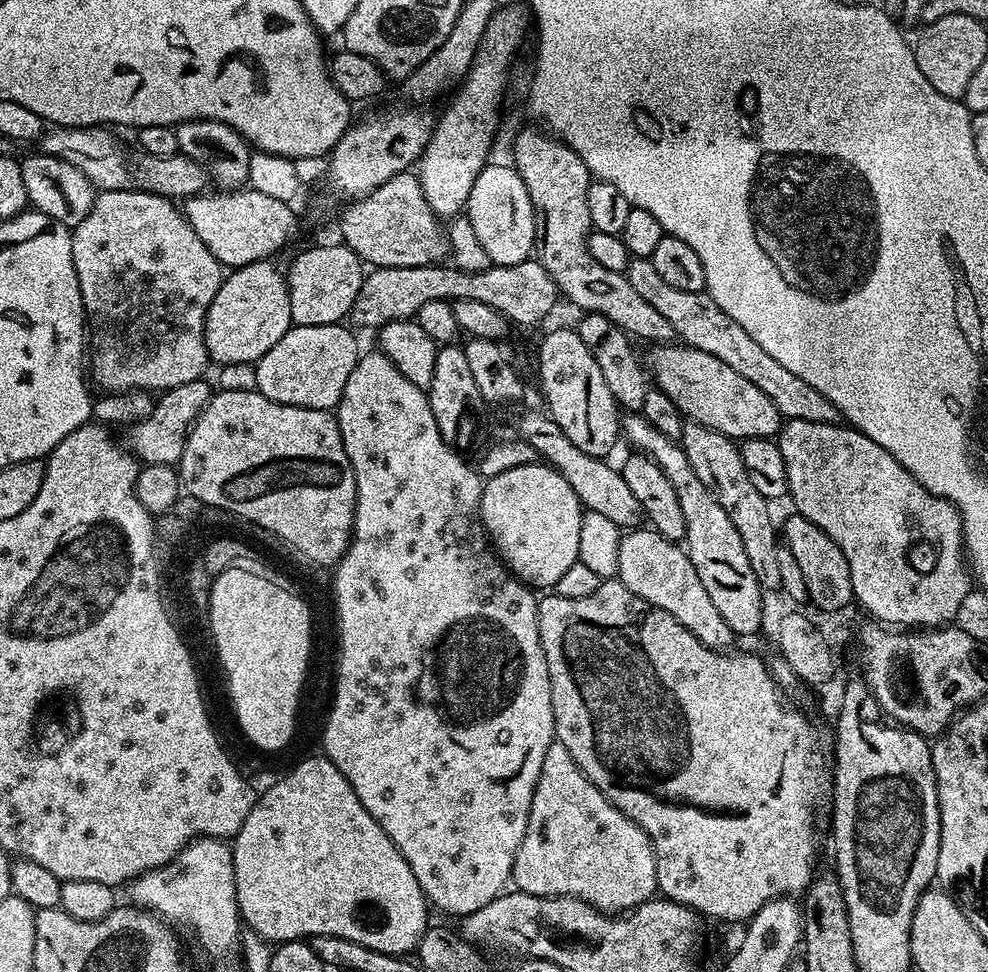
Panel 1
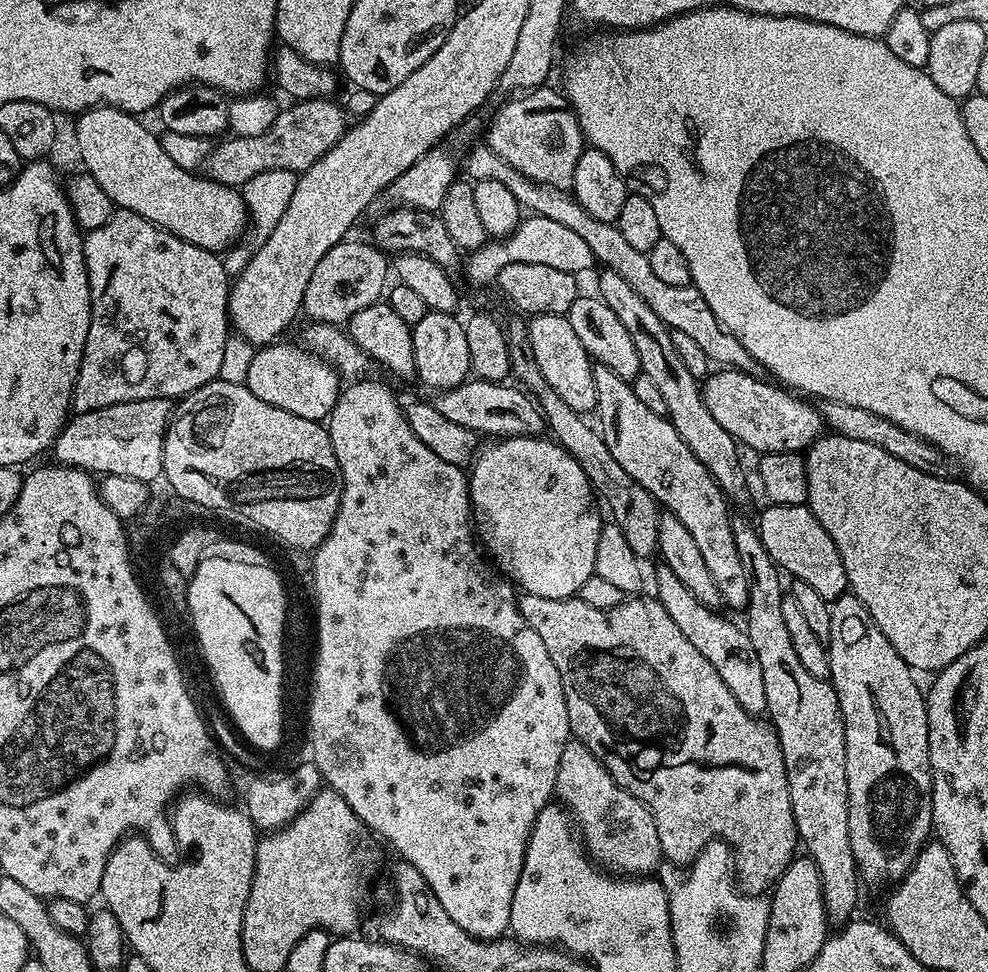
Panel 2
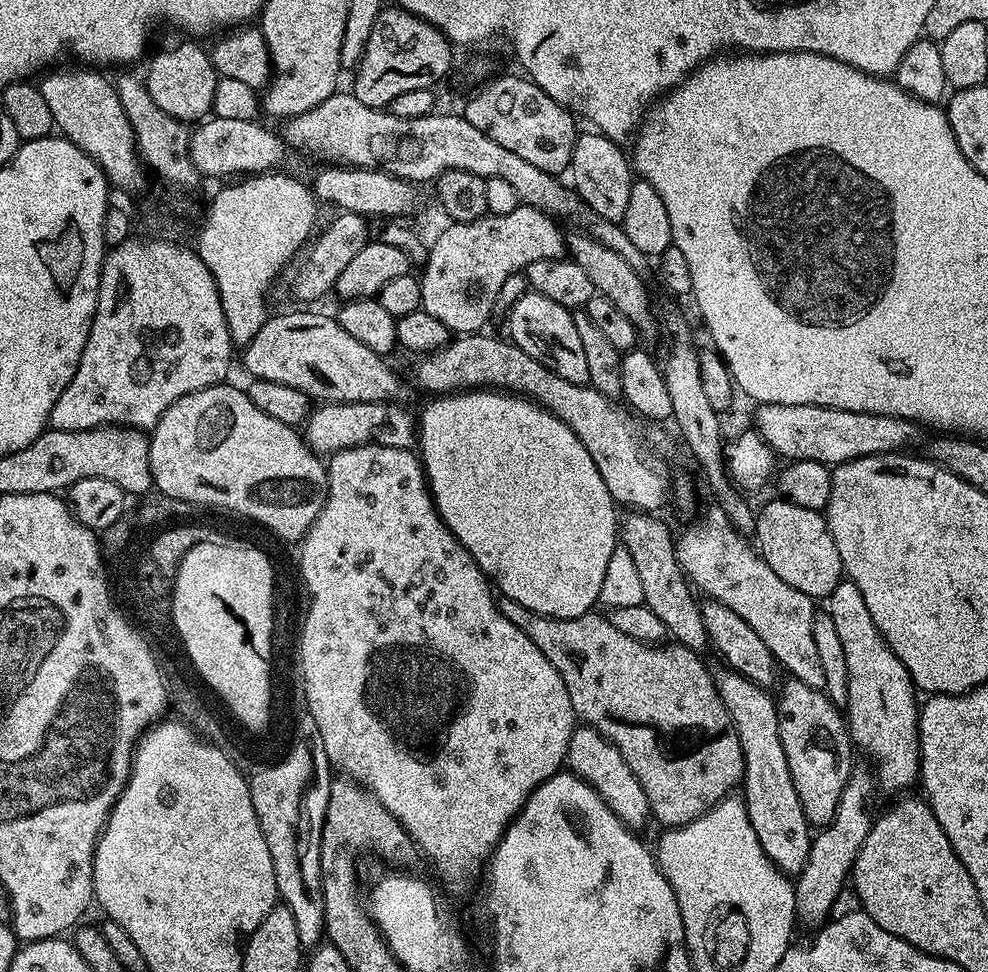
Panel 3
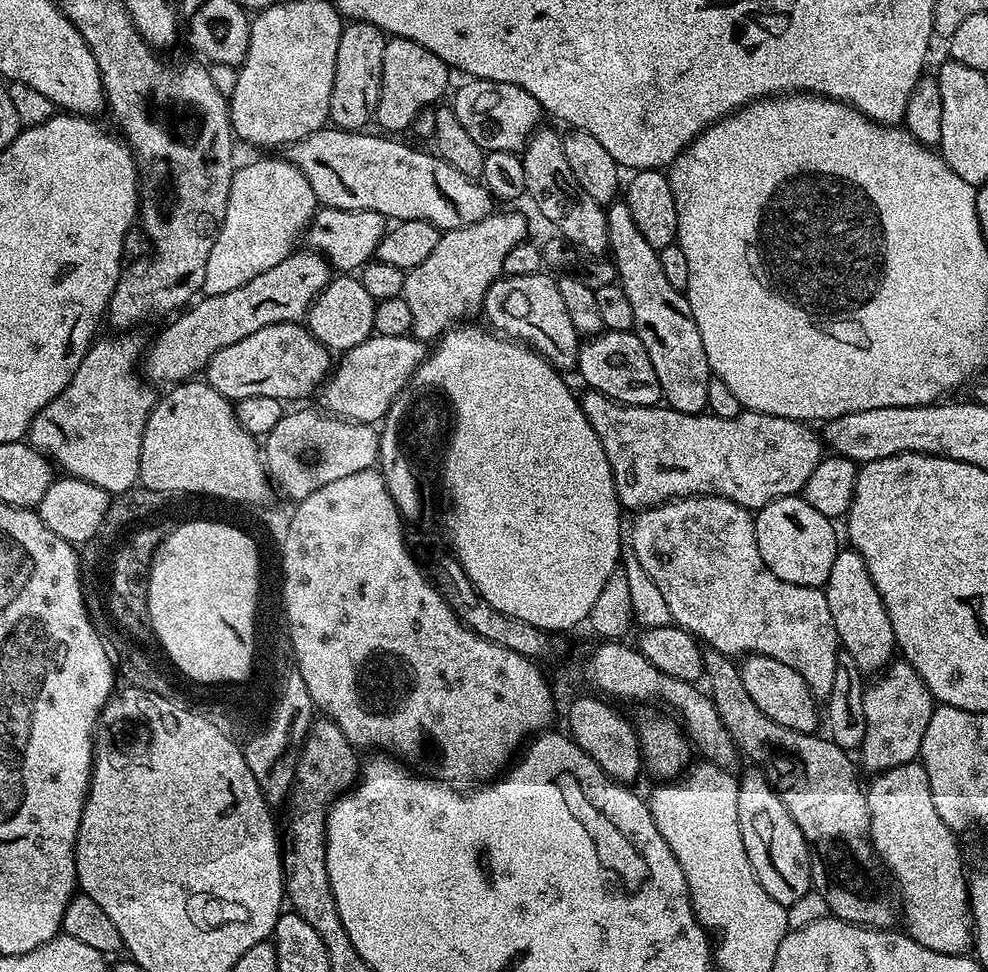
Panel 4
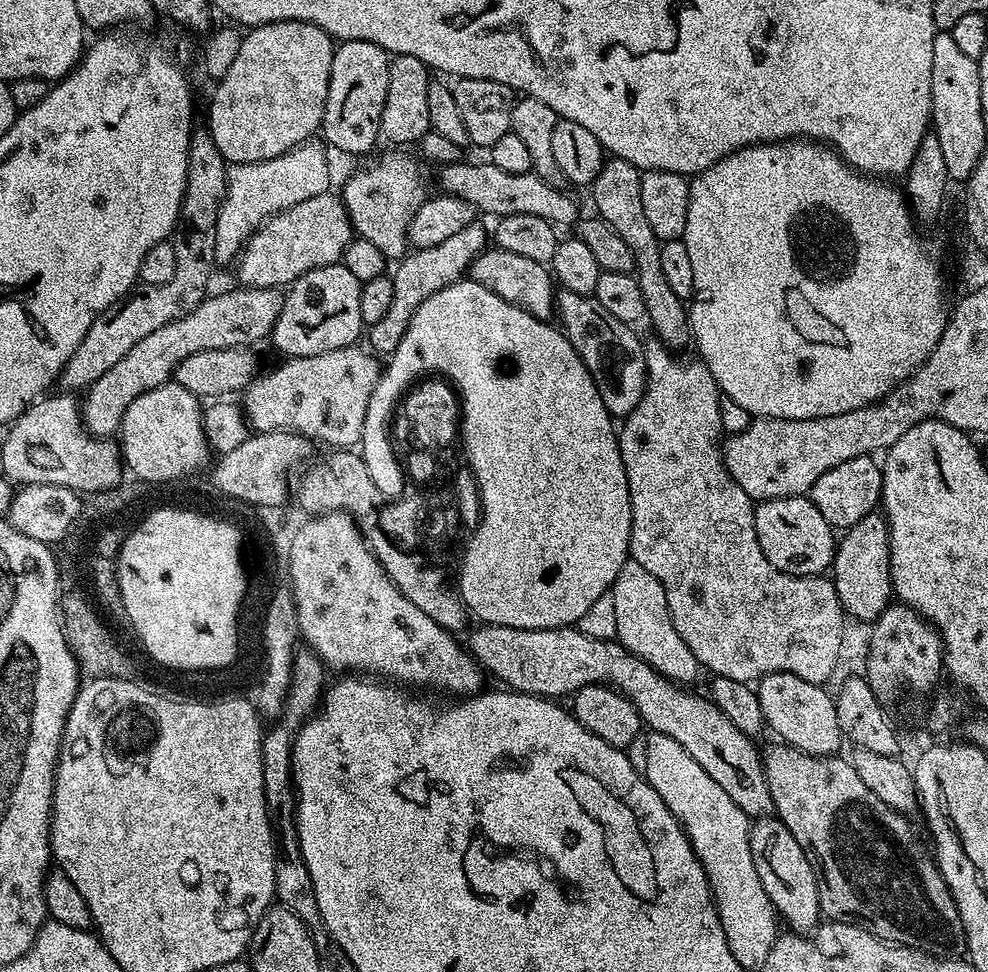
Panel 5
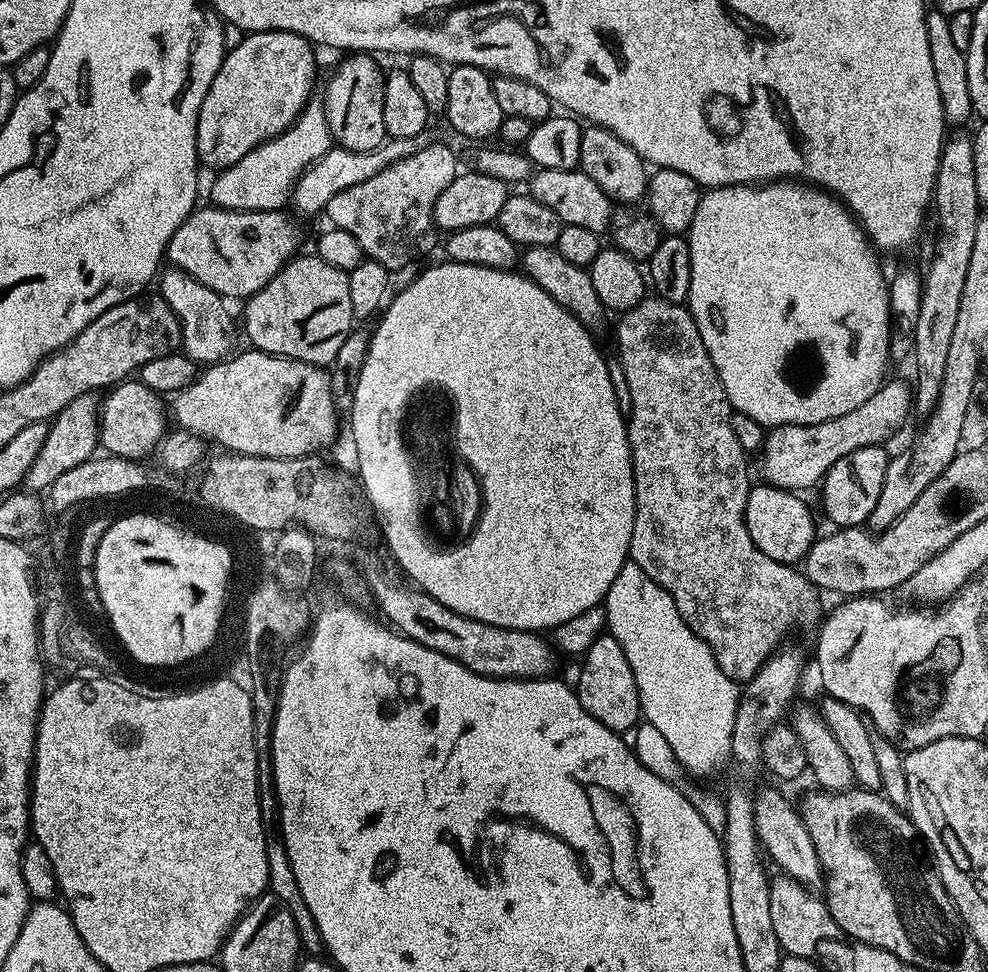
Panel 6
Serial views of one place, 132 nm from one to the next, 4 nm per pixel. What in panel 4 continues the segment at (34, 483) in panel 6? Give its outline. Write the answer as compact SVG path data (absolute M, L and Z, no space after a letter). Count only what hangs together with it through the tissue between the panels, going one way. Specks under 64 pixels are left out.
M294 250L278 266L270 266L258 278L250 278L246 286L238 286L238 290L230 290L230 294L214 294L197 299L187 310L181 311L175 318L169 319L164 329L156 336L152 345L147 345L142 356L142 372L153 385L159 386L165 380L165 385L175 386L181 382L193 379L195 372L203 373L208 367L208 359L222 346L231 346L233 342L242 342L250 334L262 330L262 326L274 326L275 324L290 324L300 322L307 317L308 308L316 301L318 294L329 280L333 279L334 272L327 260L319 252L311 250Z

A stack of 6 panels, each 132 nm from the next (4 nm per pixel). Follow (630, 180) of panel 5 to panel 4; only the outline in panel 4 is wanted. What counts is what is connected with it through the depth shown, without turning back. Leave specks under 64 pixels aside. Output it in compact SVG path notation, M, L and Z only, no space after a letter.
M613 202L607 205L606 211L608 249L616 266L616 278L622 290L626 290L626 298L630 298L630 306L634 309L632 326L642 346L646 346L646 354L650 354L654 374L658 374L658 382L662 386L663 403L691 416L703 413L708 407L706 390L710 390L714 377L687 295L681 289L670 286L662 271L660 253L638 231L638 225L630 214L630 206Z

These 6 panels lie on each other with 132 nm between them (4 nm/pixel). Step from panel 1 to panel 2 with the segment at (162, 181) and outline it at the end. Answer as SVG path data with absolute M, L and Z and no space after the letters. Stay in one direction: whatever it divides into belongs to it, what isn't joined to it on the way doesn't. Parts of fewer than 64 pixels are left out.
M329 98L289 103L289 108L281 110L273 125L261 136L233 135L221 148L220 145L213 147L204 163L203 175L209 180L240 190L246 182L250 182L250 178L254 178L254 174L262 174L266 170L290 170L297 174L305 172L344 136L344 112L336 102Z

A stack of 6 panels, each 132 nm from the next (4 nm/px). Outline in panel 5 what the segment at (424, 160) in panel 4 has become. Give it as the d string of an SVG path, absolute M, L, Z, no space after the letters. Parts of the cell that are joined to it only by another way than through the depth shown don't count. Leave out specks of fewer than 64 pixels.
M487 162L481 164L445 164L439 169L440 184L449 196L457 196L470 202L477 213L484 212L491 218L509 216L510 214L535 214L537 218L546 218L553 226L572 224L579 214L580 208L572 196L567 196L560 186L553 186L537 176L535 172L526 174L506 174L506 170L498 170L498 166Z

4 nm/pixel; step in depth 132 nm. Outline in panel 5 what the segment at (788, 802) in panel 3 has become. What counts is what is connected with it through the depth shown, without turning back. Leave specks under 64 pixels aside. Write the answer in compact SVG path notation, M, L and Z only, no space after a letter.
M760 818L751 825L748 835L750 854L753 855L754 868L761 879L763 890L769 896L777 917L789 924L796 934L811 933L811 928L822 920L818 902L818 880L810 866L808 854L794 842L794 834L778 818Z

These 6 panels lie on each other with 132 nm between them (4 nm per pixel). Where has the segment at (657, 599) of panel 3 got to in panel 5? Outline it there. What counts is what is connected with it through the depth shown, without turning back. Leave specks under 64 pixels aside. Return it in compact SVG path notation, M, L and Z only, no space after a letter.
M776 742L773 748L765 747L762 755L775 815L794 834L794 842L807 852L818 880L820 911L827 919L829 916L840 924L852 924L853 929L861 928L891 944L917 948L933 956L944 956L951 944L961 943L962 918L933 857L929 853L927 856L916 841L905 813L886 806L878 794L862 783L851 759L843 760L840 754L811 756L783 742Z

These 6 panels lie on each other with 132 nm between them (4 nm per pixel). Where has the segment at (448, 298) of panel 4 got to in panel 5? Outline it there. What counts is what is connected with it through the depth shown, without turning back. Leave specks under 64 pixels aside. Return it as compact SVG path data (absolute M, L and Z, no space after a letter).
M473 222L470 226L466 226L466 230L458 230L458 234L446 238L446 242L438 242L438 246L409 251L395 265L396 272L391 273L394 282L394 299L390 302L390 310L386 310L386 318L382 318L382 322L373 324L367 329L366 340L368 336L369 344L367 347L376 354L381 354L380 352L391 354L406 334L410 318L414 318L414 310L418 310L418 306L422 306L422 302L426 302L430 294L436 294L438 290L461 279L472 265L474 257L484 251L489 240L489 233L488 236L484 233L480 222Z

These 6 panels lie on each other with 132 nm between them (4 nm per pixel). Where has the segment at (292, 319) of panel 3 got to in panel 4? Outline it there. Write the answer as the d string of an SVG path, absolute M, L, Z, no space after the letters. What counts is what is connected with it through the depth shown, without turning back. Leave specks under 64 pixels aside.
M303 323L275 324L262 326L262 330L242 338L242 342L222 346L218 354L208 359L206 383L214 390L218 390L218 394L233 402L242 398L274 398L281 402L289 402L288 400L304 400L312 391L313 395L328 379L333 367L333 353L322 342L312 337Z

